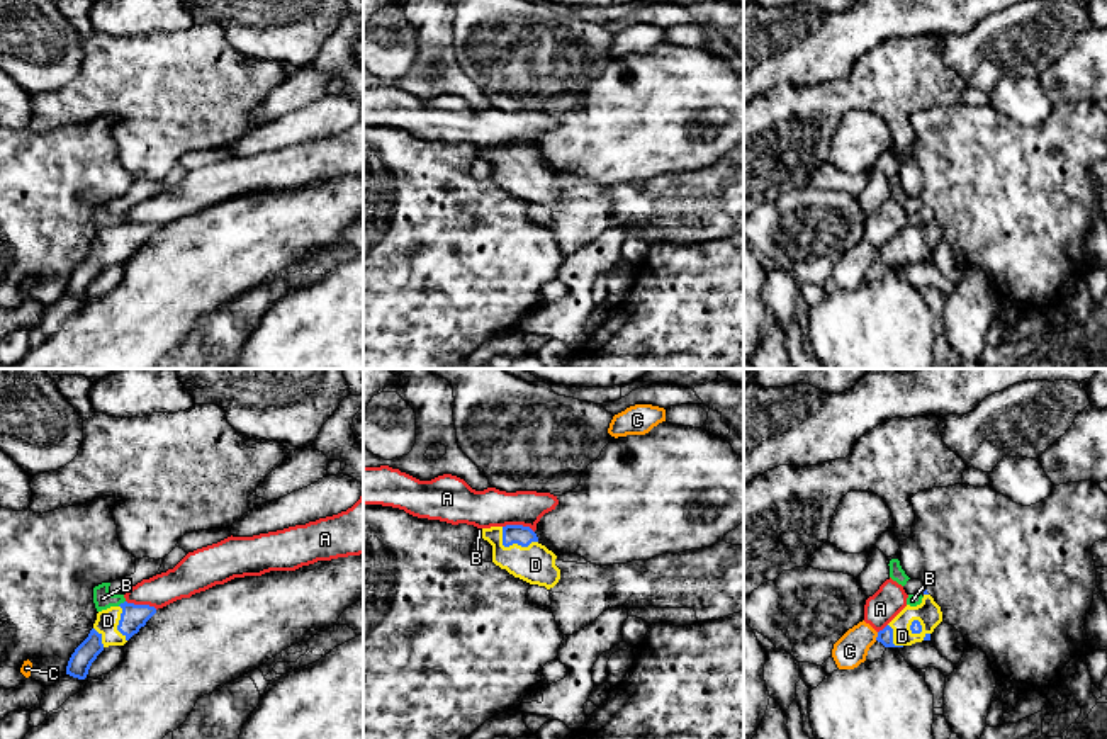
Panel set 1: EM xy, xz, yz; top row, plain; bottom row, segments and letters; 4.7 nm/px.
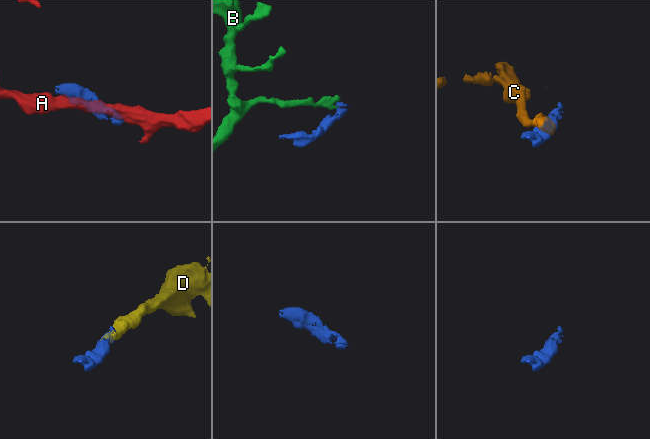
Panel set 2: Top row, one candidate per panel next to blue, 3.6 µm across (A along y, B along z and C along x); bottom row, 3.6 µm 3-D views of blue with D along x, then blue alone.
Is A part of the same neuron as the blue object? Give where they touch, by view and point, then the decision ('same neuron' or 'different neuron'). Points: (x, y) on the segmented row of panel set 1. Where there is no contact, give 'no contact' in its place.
xz (518, 525) | different neuron

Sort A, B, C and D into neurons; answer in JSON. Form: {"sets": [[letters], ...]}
{"sets": [["A"], ["B"], ["C"], ["D"]]}

